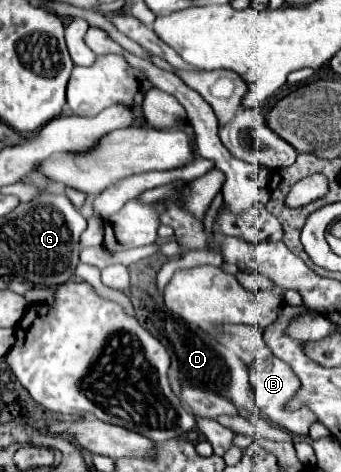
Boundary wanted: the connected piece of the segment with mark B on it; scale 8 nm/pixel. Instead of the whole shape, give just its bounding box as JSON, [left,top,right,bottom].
[248,358,317,436]

